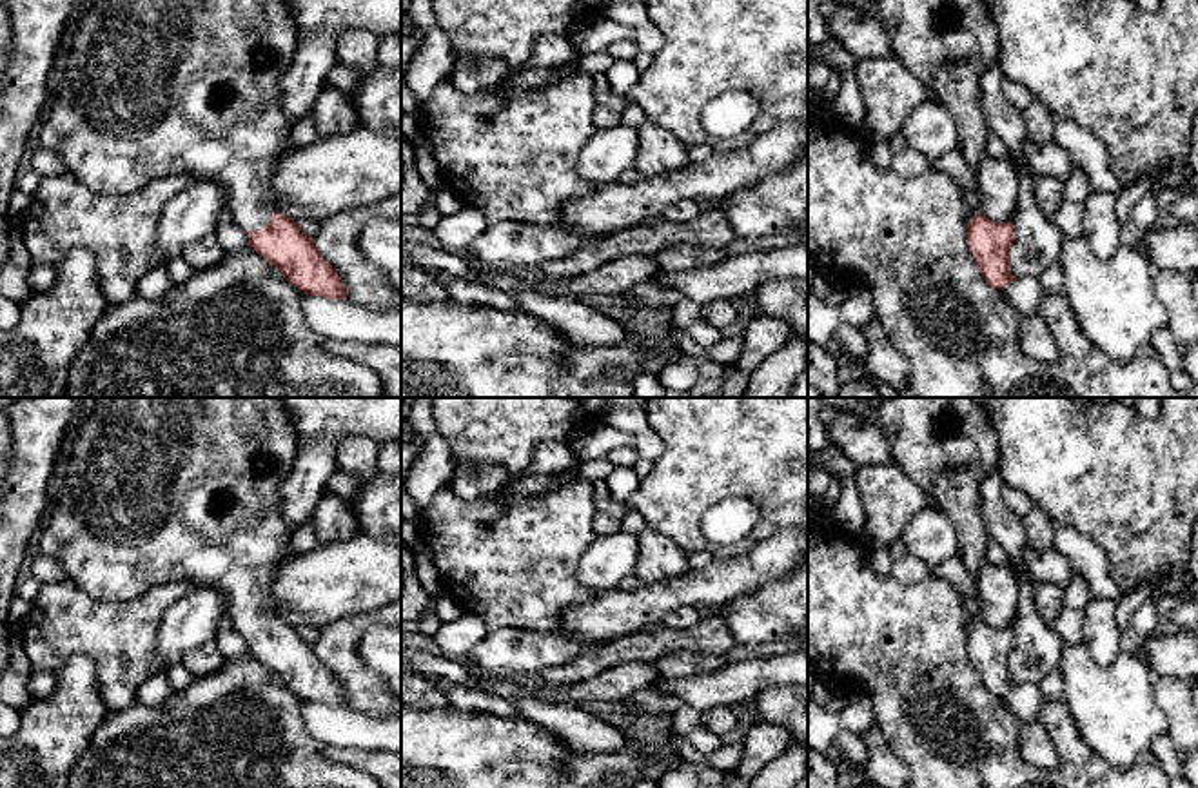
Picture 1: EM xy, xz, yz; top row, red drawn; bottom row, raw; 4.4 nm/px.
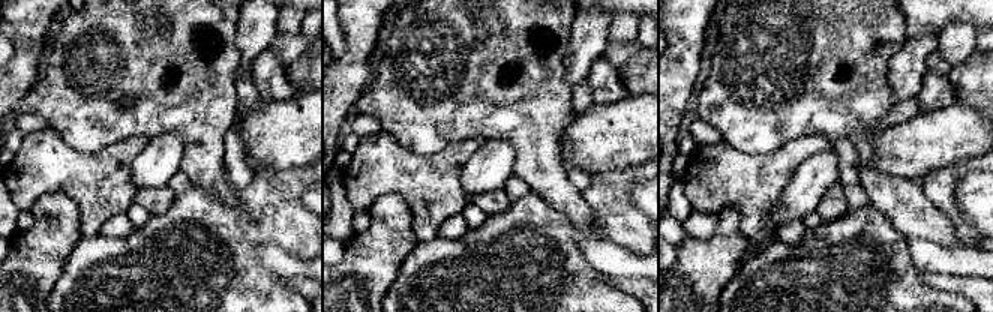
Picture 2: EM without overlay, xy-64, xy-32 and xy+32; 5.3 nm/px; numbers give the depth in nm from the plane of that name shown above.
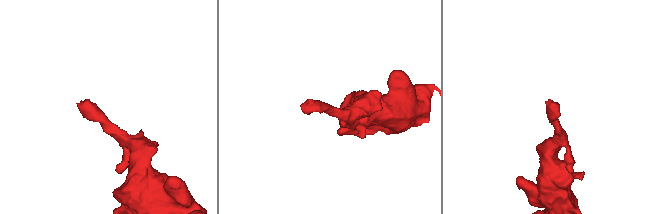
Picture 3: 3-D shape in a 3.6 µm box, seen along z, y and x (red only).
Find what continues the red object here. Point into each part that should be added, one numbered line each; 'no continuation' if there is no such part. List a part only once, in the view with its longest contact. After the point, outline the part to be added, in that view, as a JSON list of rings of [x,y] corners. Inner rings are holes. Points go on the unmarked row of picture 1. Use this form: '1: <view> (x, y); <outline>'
1: xy (157, 489); [[[111,398],[107,405],[96,403],[71,438],[71,458],[64,463],[64,478],[38,532],[36,547],[42,554],[56,559],[73,583],[100,601],[131,601],[154,585],[171,581],[216,586],[229,603],[232,628],[243,637],[261,637],[278,619],[274,577],[290,559],[289,541],[294,528],[280,512],[280,485],[292,468],[298,445],[294,423],[280,398]]]

